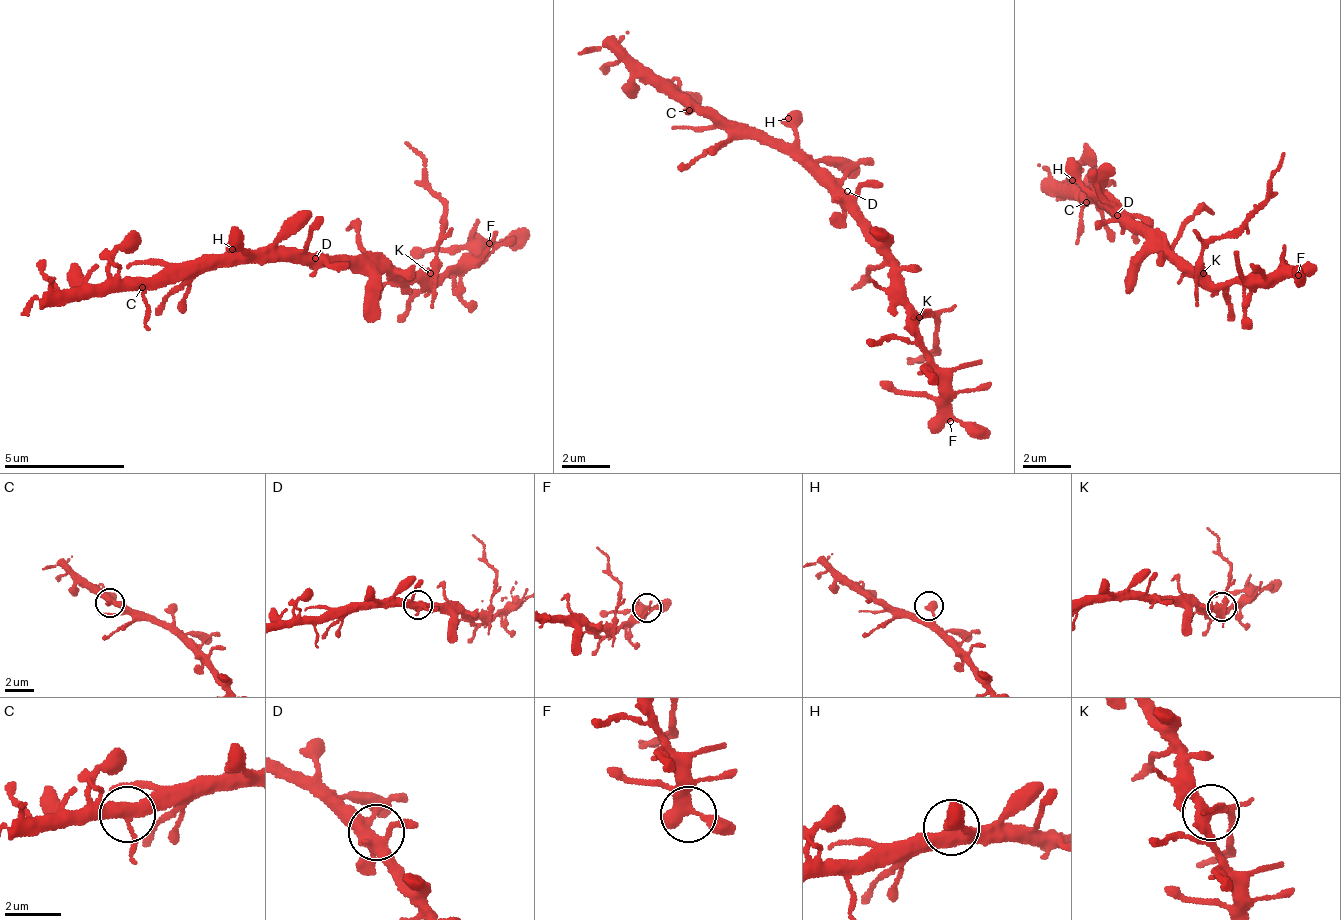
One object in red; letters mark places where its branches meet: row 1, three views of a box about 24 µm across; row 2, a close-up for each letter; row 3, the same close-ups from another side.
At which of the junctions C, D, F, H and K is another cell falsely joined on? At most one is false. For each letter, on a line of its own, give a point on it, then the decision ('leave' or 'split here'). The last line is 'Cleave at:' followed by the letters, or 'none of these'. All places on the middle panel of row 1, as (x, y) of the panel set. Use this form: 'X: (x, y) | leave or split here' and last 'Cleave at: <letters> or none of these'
C: (689, 110) | leave
D: (847, 191) | leave
F: (950, 421) | leave
H: (788, 118) | leave
K: (919, 317) | split here
Cleave at: K

